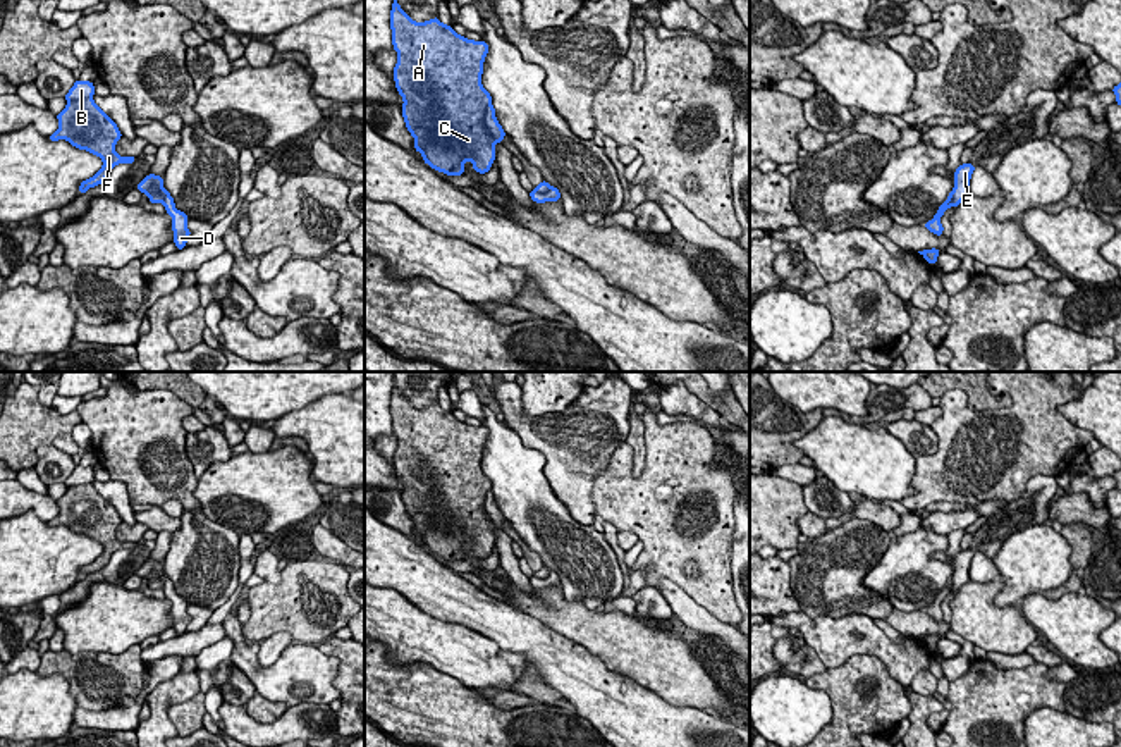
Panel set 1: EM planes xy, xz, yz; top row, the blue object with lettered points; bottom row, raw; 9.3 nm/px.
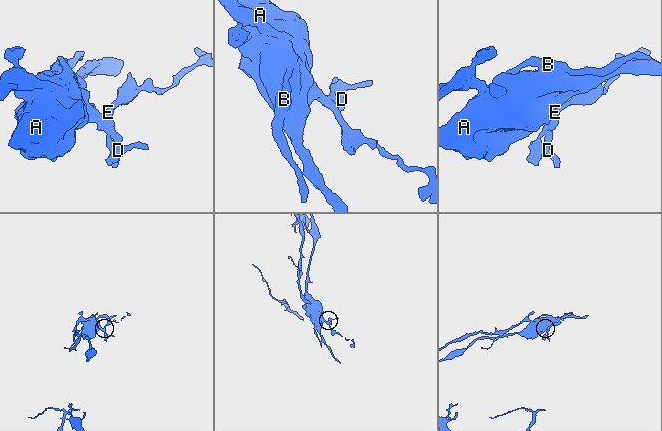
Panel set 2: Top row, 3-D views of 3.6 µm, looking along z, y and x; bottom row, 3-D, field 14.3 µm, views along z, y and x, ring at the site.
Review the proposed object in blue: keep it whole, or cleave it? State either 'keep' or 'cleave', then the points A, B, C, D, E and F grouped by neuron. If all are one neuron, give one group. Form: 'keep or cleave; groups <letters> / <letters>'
cleave; groups A C F / B D E

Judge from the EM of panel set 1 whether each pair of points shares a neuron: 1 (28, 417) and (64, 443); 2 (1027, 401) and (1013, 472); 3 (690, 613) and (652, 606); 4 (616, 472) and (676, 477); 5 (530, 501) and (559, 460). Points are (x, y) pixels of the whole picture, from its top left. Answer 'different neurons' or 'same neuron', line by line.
1: different neurons
2: same neuron
3: different neurons
4: same neuron
5: different neurons

